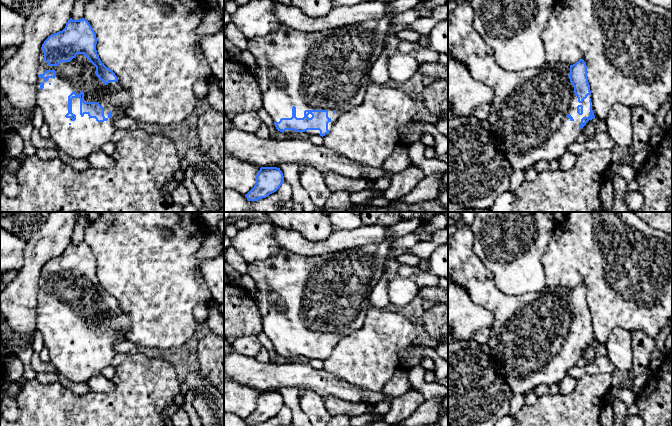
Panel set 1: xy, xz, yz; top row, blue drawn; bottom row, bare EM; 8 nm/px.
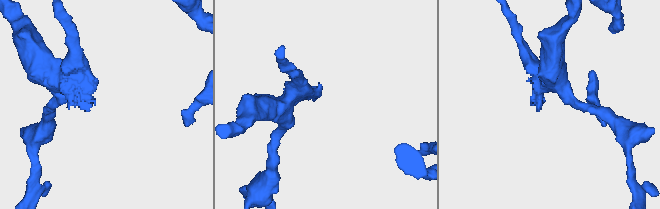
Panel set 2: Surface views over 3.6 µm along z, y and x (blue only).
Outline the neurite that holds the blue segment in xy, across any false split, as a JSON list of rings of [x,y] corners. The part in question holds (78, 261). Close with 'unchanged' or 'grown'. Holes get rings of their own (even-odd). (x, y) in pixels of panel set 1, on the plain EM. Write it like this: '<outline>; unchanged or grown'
[[[70,242],[66,247],[65,252],[62,255],[51,258],[42,268],[41,276],[39,280],[38,289],[38,303],[37,303],[37,317],[36,317],[36,327],[43,336],[44,346],[48,349],[50,355],[50,362],[55,367],[58,374],[66,377],[73,382],[86,383],[90,378],[100,375],[101,371],[107,366],[111,365],[112,360],[116,356],[116,351],[114,349],[114,344],[125,340],[124,335],[128,331],[130,326],[130,318],[125,314],[120,306],[118,305],[115,297],[107,292],[100,284],[97,274],[96,274],[97,262],[96,258],[89,248],[89,246],[82,242],[80,244],[73,244]]]; grown

